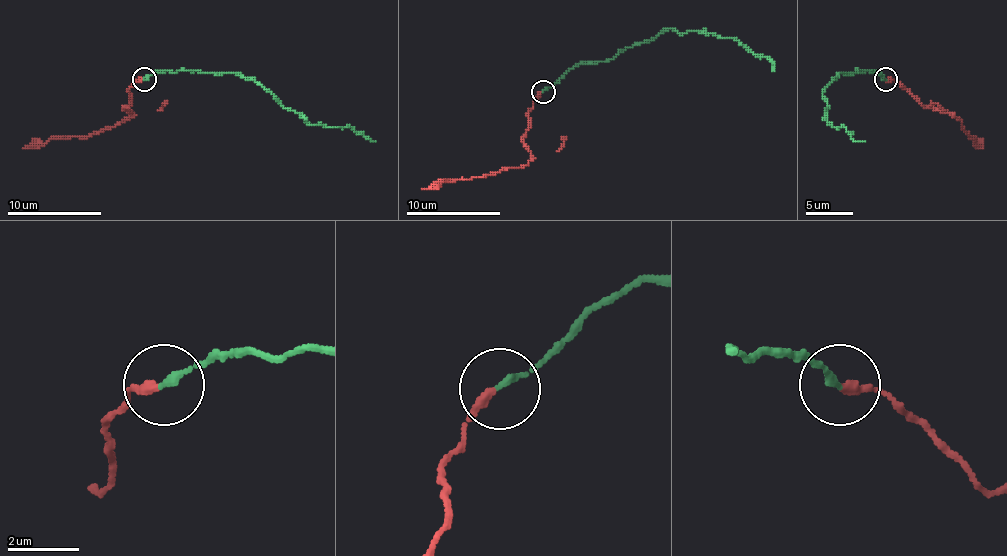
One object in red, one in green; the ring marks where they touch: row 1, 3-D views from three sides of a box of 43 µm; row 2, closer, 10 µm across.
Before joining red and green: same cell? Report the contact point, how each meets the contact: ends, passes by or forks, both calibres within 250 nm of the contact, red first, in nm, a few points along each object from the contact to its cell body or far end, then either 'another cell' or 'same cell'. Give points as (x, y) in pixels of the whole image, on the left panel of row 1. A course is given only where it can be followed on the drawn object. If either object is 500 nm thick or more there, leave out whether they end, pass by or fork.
(144, 79) | red ends | green ends | 240/200 nm | red via (143, 80), (136, 80), (129, 89), (125, 108), (132, 113), (127, 120), (87, 136), (49, 139), (23, 148) | green via (143, 80), (177, 70), (233, 72), (255, 80), (311, 124), (351, 127), (375, 141) | same cell

